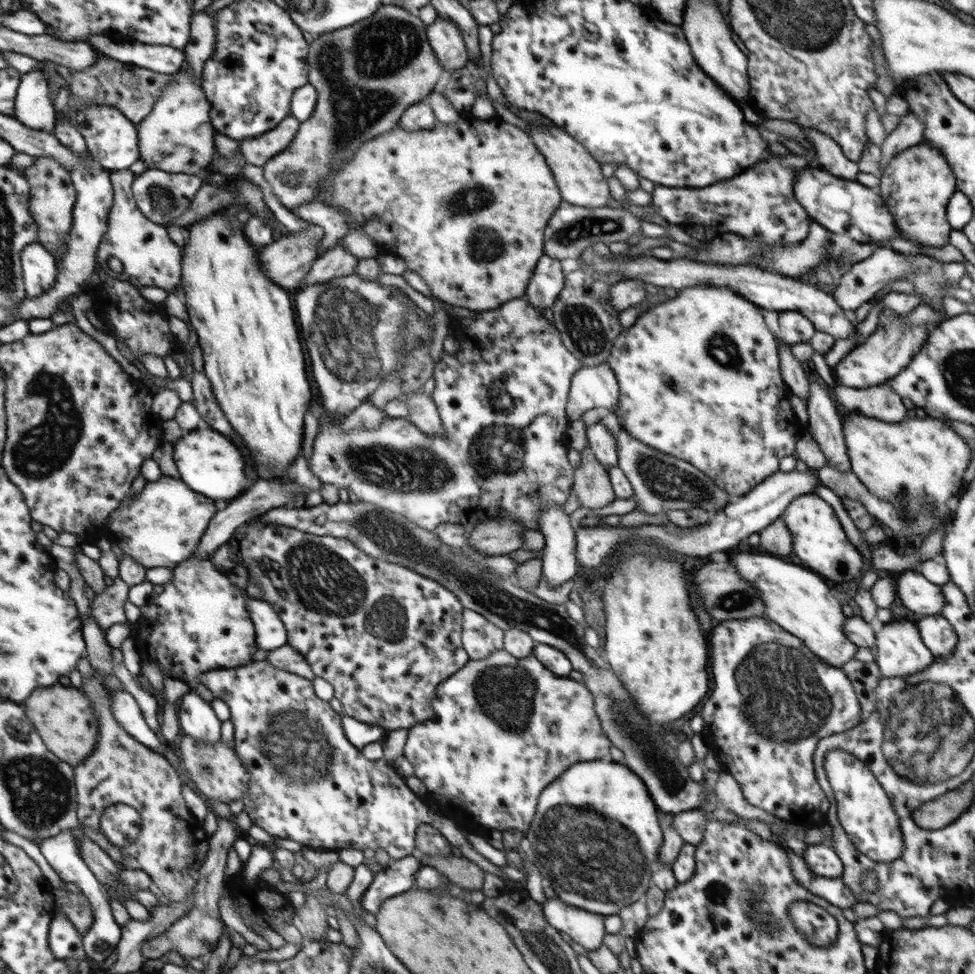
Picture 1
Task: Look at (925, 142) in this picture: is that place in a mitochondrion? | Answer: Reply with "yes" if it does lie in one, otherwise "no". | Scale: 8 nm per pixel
no

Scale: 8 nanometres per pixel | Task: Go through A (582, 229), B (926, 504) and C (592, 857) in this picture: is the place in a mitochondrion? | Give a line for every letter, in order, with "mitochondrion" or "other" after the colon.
A: mitochondrion
B: mitochondrion
C: mitochondrion

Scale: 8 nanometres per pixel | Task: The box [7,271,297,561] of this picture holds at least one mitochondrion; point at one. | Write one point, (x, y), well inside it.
(42, 450)

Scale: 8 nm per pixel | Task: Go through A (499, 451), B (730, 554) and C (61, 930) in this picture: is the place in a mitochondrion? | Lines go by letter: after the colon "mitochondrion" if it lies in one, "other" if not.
A: mitochondrion
B: other
C: other

